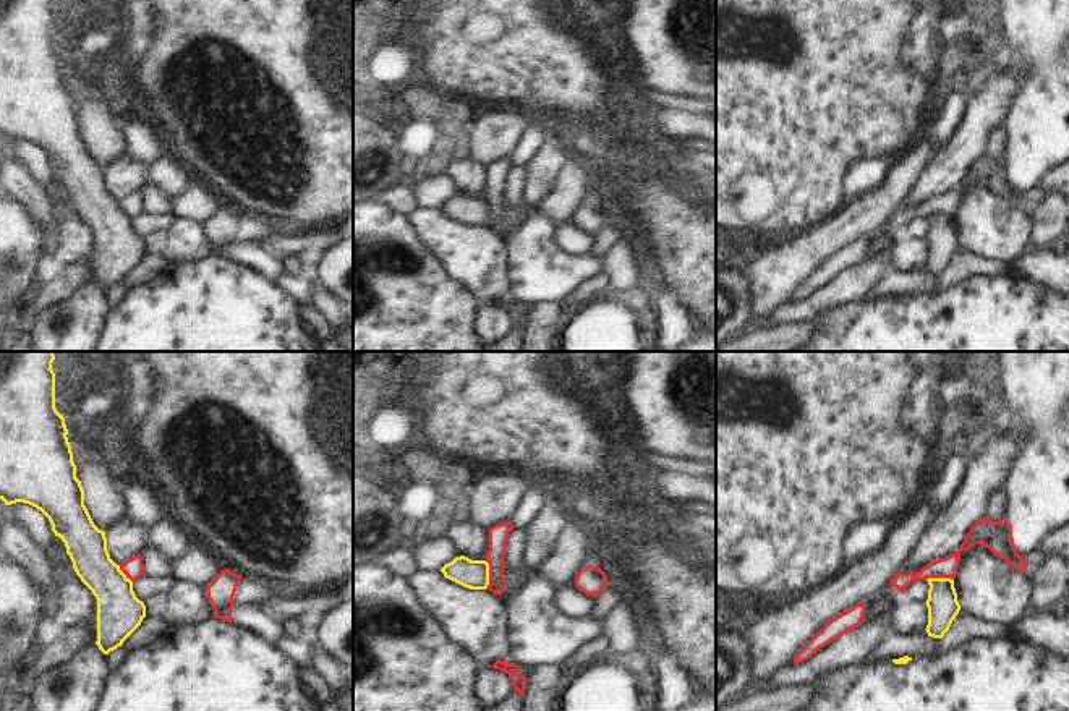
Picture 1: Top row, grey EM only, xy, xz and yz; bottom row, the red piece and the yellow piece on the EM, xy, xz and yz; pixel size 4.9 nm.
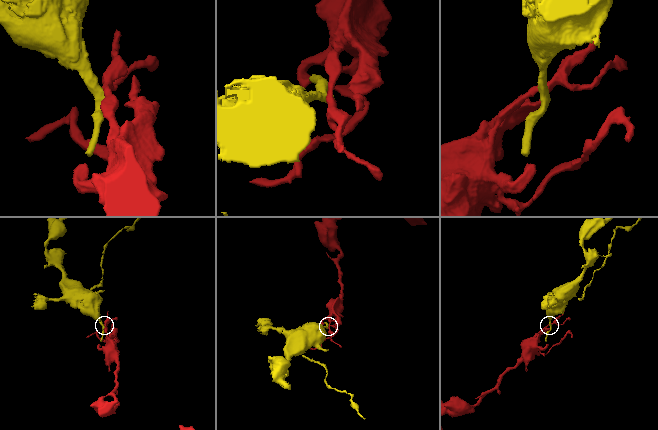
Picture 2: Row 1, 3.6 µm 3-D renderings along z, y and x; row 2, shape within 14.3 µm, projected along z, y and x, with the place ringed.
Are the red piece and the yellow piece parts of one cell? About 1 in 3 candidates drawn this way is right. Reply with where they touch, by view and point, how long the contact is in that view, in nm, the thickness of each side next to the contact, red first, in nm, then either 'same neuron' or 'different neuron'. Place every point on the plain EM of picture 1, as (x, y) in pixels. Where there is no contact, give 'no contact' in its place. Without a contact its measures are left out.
meets red in xz at (489, 212); contact 140 nm long; 100 nm thick on the red side, 140 nm on the other; different neuron

